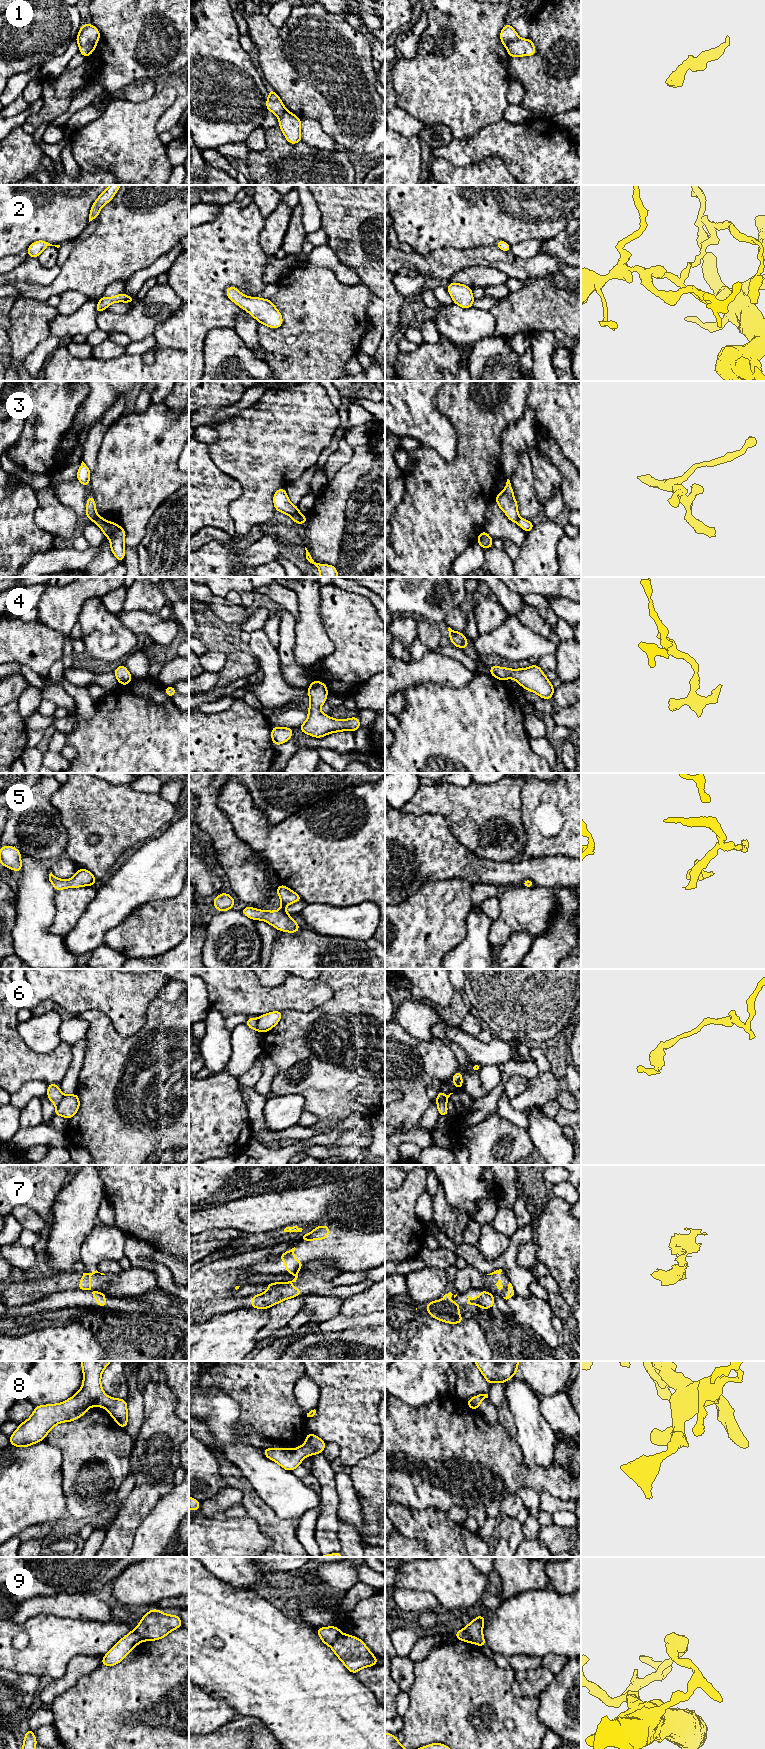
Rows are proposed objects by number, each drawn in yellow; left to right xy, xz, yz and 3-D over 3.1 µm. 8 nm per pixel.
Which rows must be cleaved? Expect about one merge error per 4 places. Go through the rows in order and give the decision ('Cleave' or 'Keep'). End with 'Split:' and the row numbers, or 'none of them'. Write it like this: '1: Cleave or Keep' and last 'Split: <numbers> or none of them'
1: Cleave
2: Keep
3: Cleave
4: Keep
5: Keep
6: Cleave
7: Cleave
8: Keep
9: Cleave
Split: 1, 3, 6, 7, 9

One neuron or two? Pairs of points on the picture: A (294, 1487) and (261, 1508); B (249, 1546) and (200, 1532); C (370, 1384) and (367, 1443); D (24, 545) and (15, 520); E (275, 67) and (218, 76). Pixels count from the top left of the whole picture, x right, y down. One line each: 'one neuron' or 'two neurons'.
A: two neurons
B: one neuron
C: one neuron
D: one neuron
E: two neurons

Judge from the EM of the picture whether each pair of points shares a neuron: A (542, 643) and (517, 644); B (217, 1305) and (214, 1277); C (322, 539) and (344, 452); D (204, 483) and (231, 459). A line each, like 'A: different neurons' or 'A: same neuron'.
A: same neuron
B: same neuron
C: different neurons
D: different neurons

